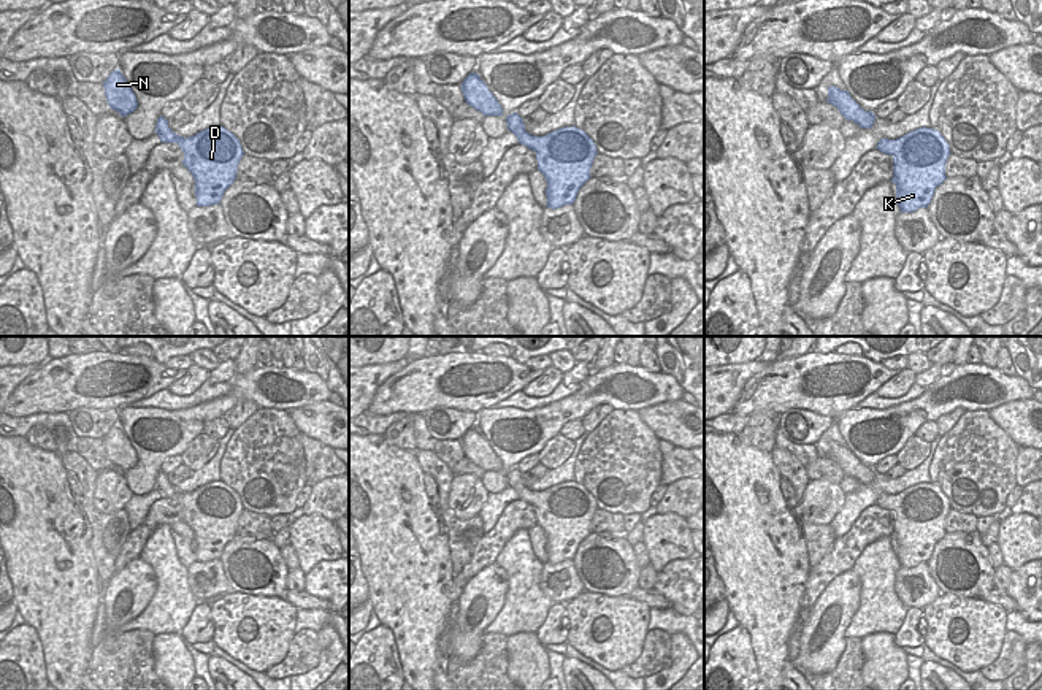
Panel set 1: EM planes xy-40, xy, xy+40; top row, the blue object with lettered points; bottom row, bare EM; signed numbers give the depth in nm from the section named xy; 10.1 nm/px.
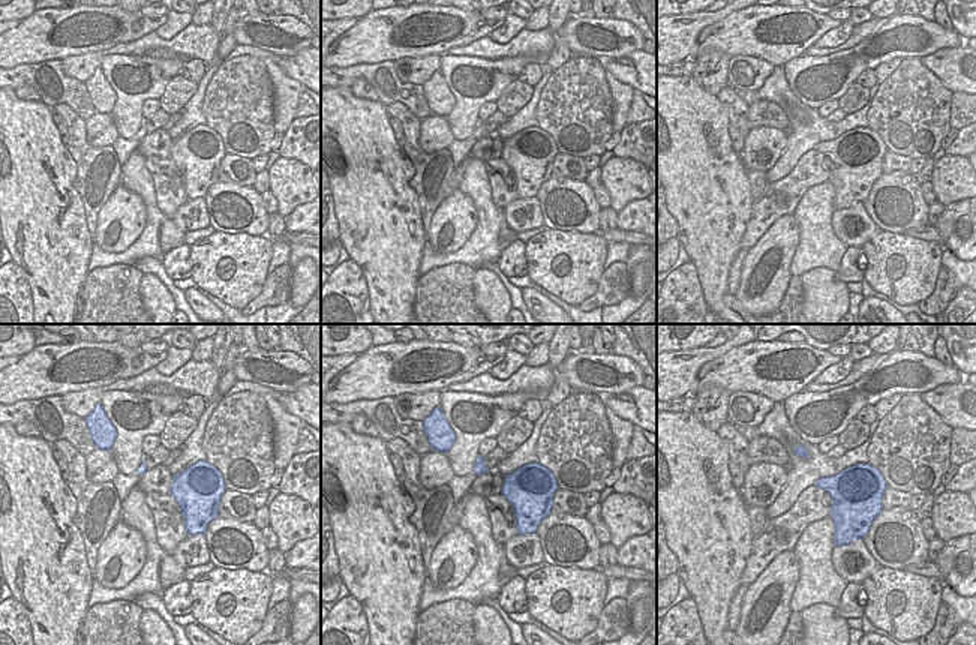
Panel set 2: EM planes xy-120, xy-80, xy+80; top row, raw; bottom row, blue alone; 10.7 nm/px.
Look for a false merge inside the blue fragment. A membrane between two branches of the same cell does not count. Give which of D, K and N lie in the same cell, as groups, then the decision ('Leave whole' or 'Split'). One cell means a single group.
Groups: D K N. Leave whole.

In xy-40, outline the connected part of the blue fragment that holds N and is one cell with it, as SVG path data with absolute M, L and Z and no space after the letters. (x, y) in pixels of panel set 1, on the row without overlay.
M119 424L111 427L111 430L103 438L103 443L111 465L117 466L124 473L136 465L136 450Z

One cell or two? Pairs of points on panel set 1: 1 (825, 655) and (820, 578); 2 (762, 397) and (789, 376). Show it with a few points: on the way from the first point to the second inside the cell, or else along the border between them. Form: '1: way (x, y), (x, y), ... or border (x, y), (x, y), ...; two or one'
1: border (850, 568), (839, 573), (811, 606); two
2: way (768, 390), (782, 383); one

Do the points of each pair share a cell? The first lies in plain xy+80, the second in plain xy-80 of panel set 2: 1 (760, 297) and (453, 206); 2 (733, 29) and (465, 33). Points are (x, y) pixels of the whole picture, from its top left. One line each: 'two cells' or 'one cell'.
1: one cell
2: one cell

